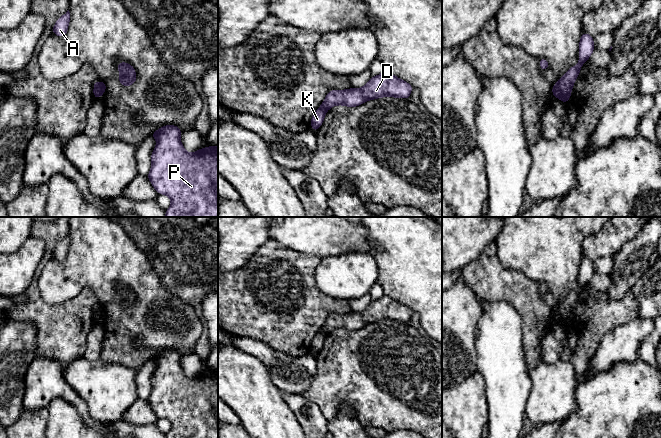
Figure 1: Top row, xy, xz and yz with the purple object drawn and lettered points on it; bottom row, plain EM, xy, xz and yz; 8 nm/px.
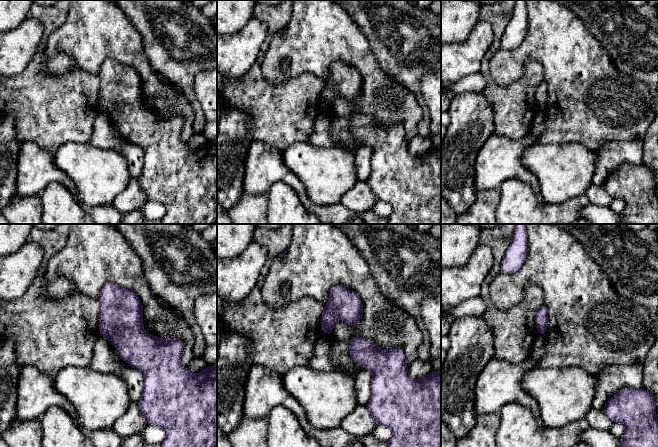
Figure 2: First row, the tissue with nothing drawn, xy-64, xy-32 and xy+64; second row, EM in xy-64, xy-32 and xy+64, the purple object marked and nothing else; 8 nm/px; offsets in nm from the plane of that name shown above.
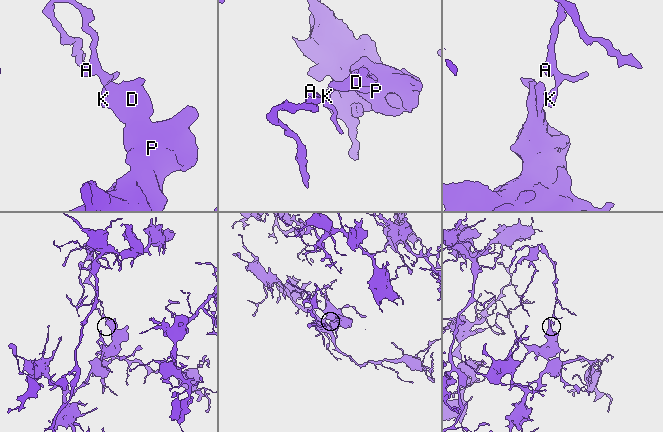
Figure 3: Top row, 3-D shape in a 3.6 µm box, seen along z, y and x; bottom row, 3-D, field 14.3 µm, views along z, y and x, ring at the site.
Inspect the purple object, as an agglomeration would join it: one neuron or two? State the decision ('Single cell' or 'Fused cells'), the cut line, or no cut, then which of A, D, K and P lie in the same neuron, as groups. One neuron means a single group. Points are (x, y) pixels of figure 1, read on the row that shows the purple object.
Fused cells. Split along xy (99, 82), (100, 96). Groups: A K / D P

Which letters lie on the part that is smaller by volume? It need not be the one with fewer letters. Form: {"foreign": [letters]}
{"foreign": ["A", "K"]}

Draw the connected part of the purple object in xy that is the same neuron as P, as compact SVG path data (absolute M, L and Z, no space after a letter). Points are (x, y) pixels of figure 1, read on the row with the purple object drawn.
M166 125L150 135L157 140L157 145L151 154L152 166L147 178L158 194L167 195L172 201L165 217L218 217L218 147L210 144L208 148L188 153L181 143L181 133L176 125Z

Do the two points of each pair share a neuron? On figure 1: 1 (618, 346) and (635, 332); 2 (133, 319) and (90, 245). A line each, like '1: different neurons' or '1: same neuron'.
1: same neuron
2: same neuron

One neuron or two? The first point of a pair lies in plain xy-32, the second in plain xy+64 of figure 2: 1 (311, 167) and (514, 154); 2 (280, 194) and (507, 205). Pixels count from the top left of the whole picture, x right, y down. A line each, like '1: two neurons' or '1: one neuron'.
1: two neurons
2: one neuron

